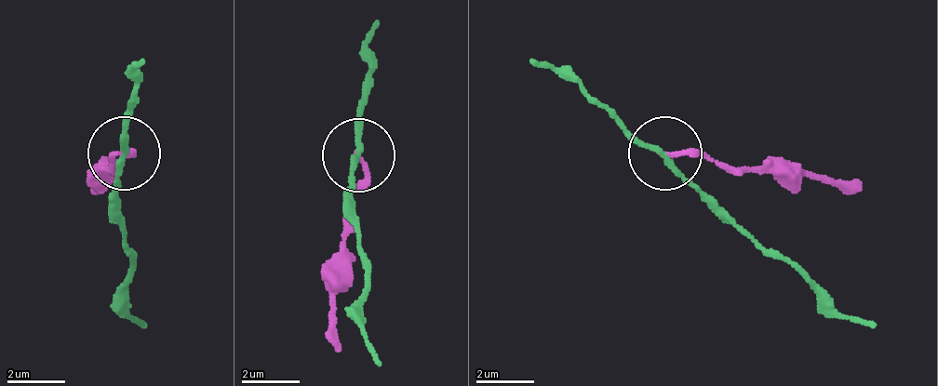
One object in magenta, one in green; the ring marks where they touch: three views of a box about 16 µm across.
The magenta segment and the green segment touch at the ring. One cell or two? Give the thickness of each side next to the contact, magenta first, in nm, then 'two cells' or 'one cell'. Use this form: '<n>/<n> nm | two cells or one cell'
180/180 nm | two cells

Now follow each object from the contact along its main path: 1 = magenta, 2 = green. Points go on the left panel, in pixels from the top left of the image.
1: (122, 151), (100, 173), (108, 188)
2: (122, 151), (115, 194), (129, 319), (144, 326)

